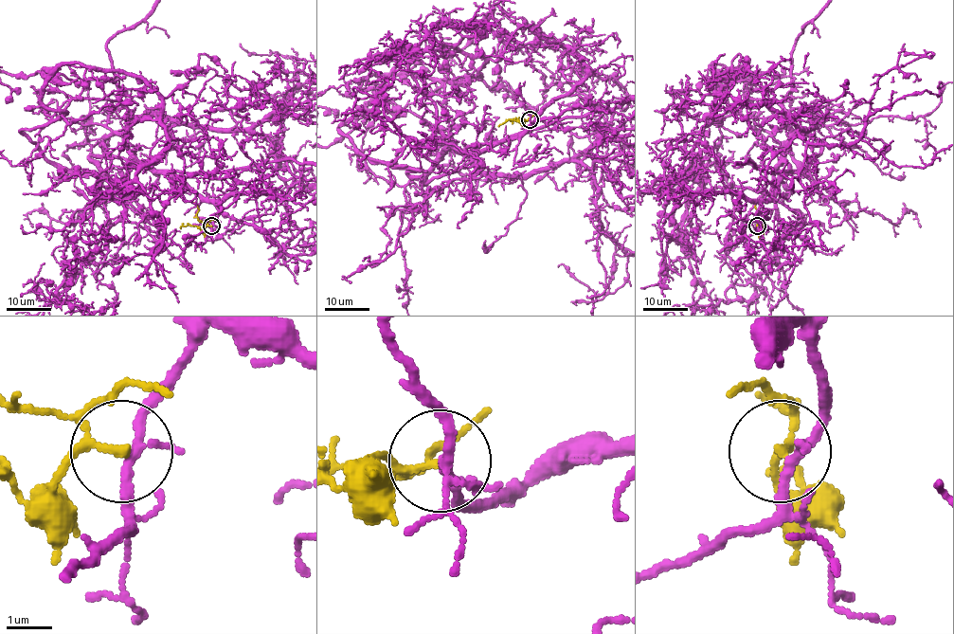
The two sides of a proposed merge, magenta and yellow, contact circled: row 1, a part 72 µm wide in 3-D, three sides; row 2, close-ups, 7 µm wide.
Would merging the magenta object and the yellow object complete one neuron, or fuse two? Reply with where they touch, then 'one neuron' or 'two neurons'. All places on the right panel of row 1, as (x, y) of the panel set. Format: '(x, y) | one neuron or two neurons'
(757, 226) | one neuron

